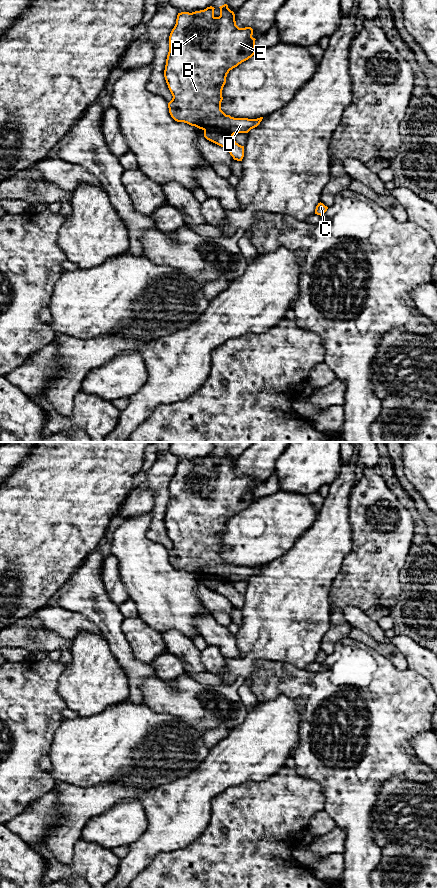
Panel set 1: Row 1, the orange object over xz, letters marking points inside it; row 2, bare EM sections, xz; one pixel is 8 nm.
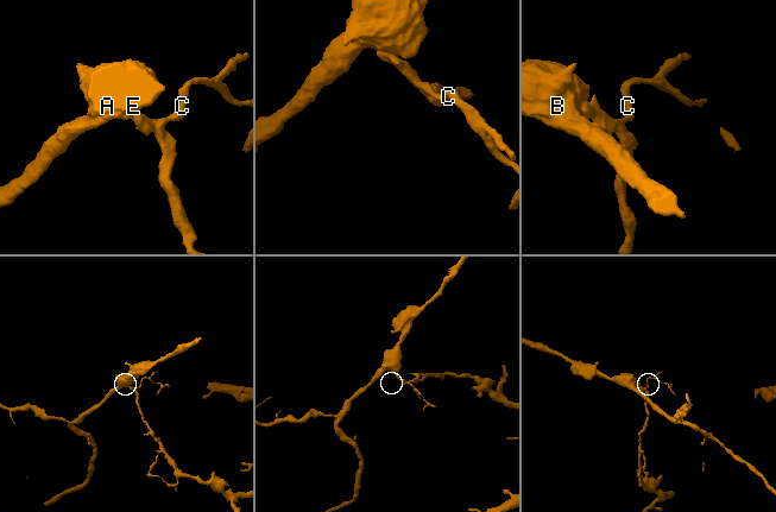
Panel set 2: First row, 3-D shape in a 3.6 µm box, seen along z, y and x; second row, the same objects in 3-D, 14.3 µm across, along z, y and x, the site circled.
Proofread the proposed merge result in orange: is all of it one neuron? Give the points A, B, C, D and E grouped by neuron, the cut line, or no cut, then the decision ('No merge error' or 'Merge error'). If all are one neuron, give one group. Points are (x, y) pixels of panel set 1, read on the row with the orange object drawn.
Groups: A B D E / C. Split along xz (204, 129), (218, 129), (232, 135). Merge error

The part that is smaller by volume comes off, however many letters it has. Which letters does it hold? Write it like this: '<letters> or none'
A, B, D, E

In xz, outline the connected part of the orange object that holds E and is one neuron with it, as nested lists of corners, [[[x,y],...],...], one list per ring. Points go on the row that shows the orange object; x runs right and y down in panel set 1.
[[[227,4],[219,8],[219,17],[214,16],[215,8],[212,6],[192,13],[181,12],[177,15],[176,24],[169,36],[169,52],[164,70],[166,83],[173,96],[168,103],[169,113],[175,121],[184,122],[202,130],[216,129],[231,135],[248,133],[260,124],[263,117],[248,119],[226,115],[221,110],[222,90],[229,71],[258,52],[255,48],[256,39],[252,37],[253,29],[251,27],[239,28],[236,25],[235,14]]]

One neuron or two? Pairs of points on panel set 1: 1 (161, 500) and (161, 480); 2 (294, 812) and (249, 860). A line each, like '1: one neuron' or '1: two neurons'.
1: one neuron
2: one neuron

